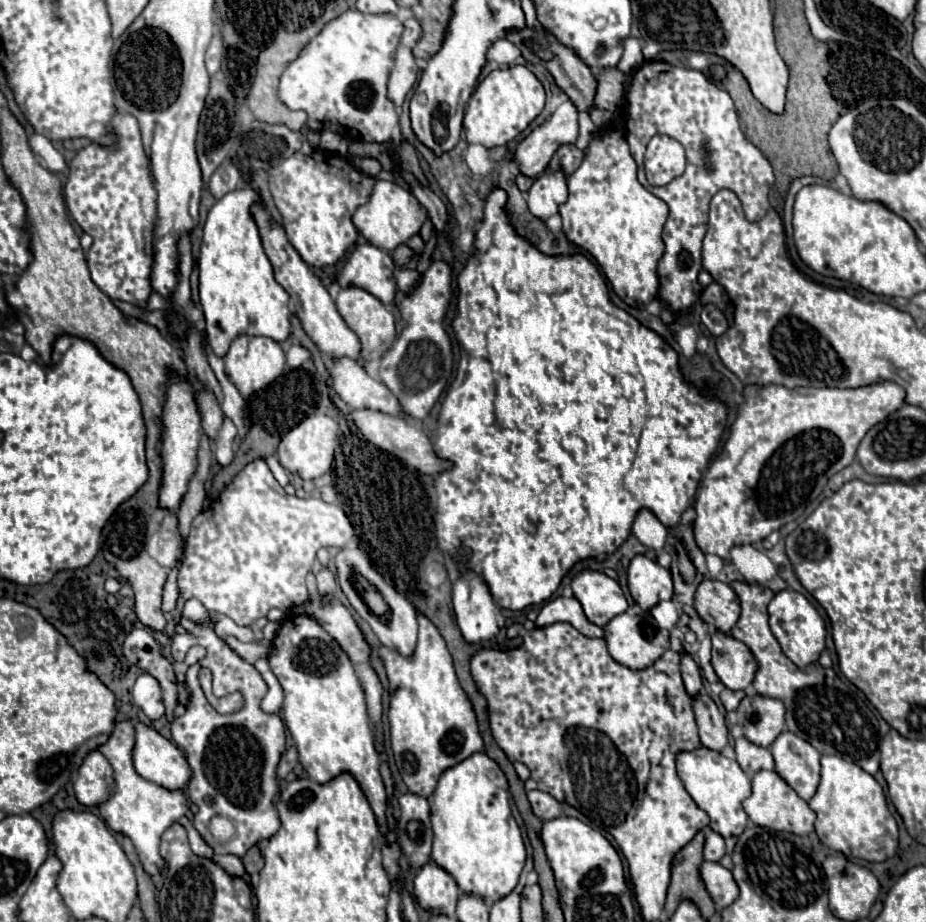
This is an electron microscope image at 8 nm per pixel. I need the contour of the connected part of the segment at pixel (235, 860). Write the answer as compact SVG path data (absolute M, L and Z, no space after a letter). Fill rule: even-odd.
M213 855L213 861L217 865L221 865L229 875L245 877L245 867L243 867L241 857L237 857L237 855Z

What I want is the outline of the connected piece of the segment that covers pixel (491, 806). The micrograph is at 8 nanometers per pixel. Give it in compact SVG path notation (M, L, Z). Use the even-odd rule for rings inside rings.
M483 751L471 755L469 759L447 769L441 775L437 789L431 797L431 825L435 835L431 861L437 867L445 869L463 893L481 895L481 899L495 903L515 889L521 869L525 865L525 843L521 837L521 829L511 815L507 779L503 771L497 767L497 763L483 755Z

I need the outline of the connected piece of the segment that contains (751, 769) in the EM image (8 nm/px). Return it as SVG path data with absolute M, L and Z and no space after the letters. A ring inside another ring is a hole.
M739 737L735 741L735 753L737 753L737 763L741 765L741 769L751 777L753 773L761 771L761 769L773 769L773 755L769 749L757 747L751 741L747 741L745 737Z

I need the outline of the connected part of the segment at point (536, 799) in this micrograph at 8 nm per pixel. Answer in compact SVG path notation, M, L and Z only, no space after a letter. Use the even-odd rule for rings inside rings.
M527 791L527 797L529 797L529 803L531 803L531 809L533 813L541 819L541 821L549 821L549 819L555 819L561 813L561 803L557 799L553 799L549 793L543 793L543 791Z

